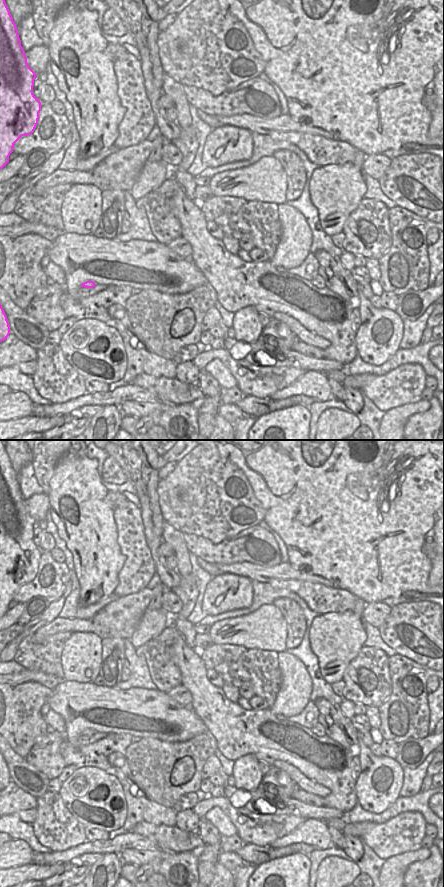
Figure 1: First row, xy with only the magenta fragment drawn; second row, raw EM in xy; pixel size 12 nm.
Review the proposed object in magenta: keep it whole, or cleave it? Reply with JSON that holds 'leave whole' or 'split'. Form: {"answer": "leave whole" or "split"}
{"answer": "leave whole"}

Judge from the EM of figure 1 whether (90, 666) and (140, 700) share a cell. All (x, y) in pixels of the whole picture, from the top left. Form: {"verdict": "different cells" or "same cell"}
{"verdict": "different cells"}

